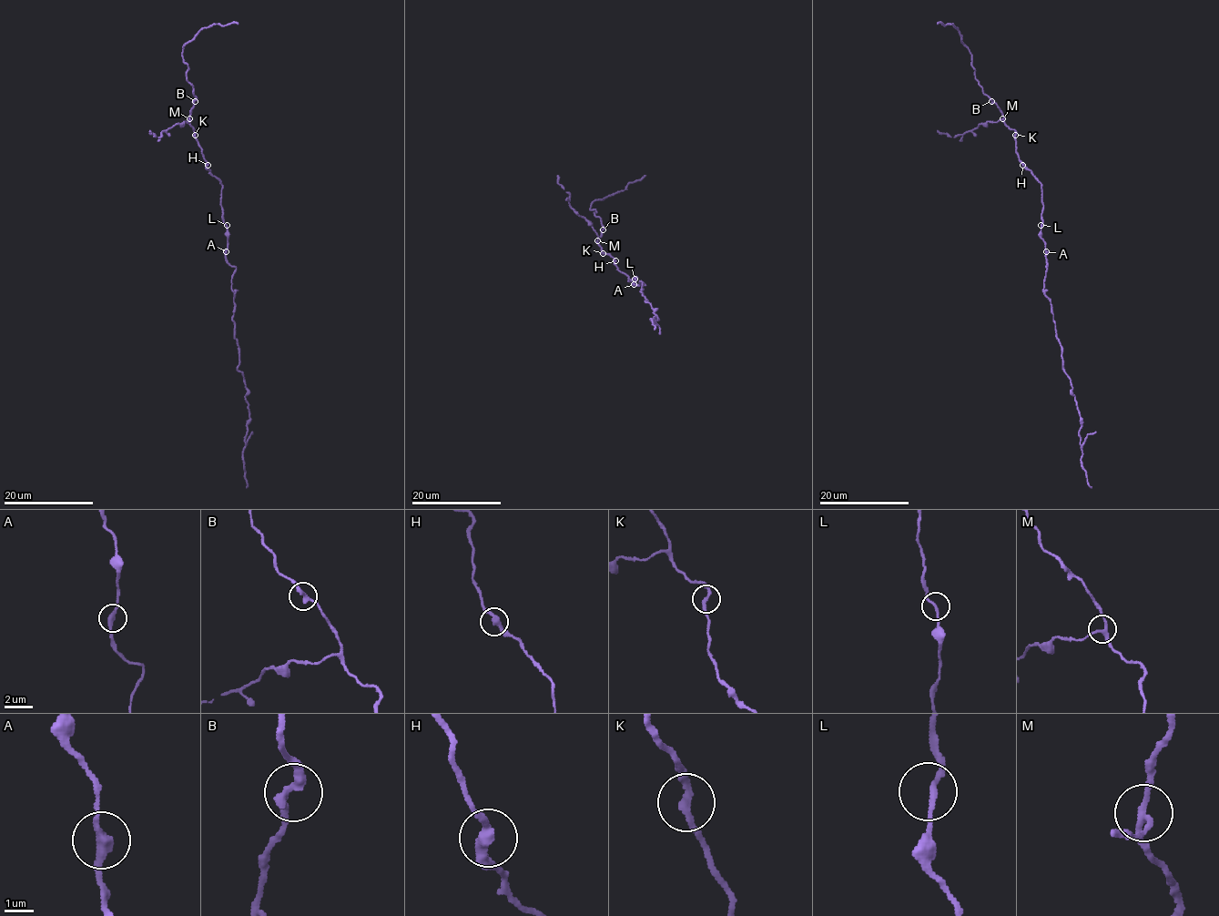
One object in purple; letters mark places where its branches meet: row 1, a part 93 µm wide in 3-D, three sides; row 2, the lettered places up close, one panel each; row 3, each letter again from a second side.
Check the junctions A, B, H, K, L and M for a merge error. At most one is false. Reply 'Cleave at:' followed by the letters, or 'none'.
Cleave at: none

